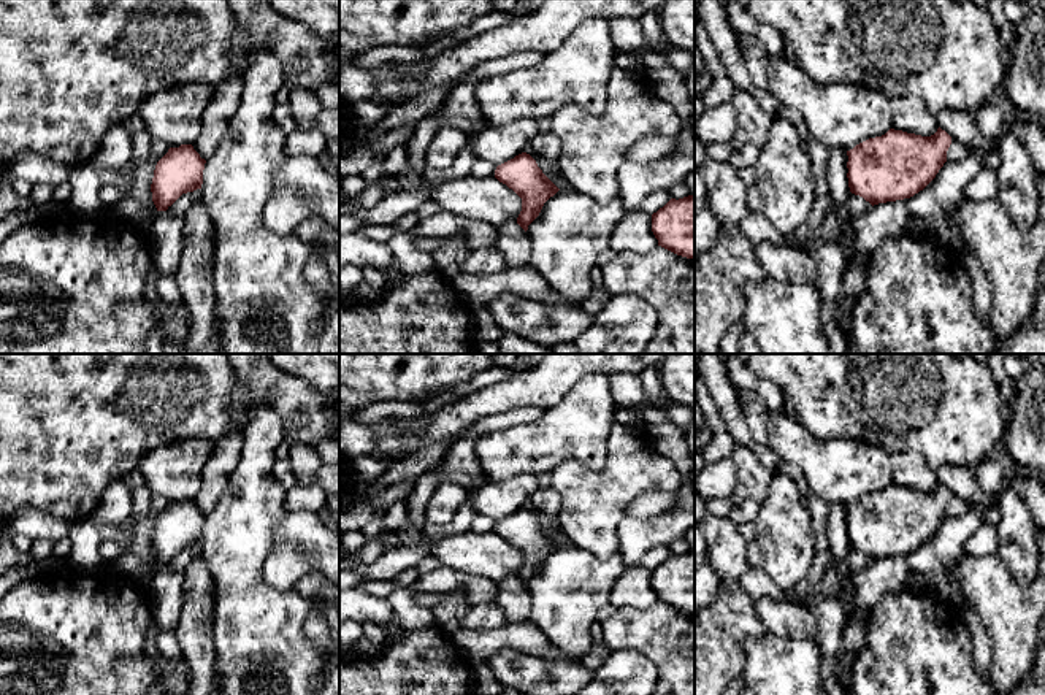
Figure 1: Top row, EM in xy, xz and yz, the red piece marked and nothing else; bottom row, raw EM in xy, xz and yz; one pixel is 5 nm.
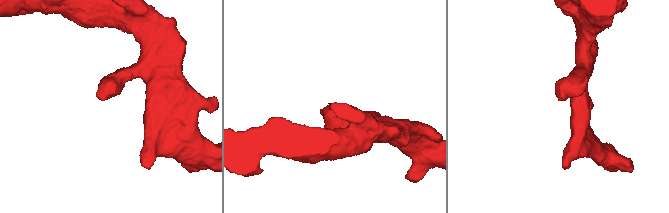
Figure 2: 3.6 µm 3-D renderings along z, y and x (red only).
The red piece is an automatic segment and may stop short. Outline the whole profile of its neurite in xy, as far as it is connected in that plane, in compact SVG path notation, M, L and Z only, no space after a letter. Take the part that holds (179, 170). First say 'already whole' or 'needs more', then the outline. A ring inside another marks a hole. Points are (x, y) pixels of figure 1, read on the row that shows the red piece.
already whole; M192 144L170 148L157 162L151 184L157 211L167 211L182 194L201 189L205 163Z

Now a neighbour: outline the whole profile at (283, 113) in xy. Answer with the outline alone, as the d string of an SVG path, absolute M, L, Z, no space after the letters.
M289 103L276 105L274 119L285 135L290 135L298 129Z

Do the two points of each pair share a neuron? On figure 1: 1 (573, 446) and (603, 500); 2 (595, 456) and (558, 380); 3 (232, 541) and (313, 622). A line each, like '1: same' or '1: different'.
1: different
2: different
3: different

